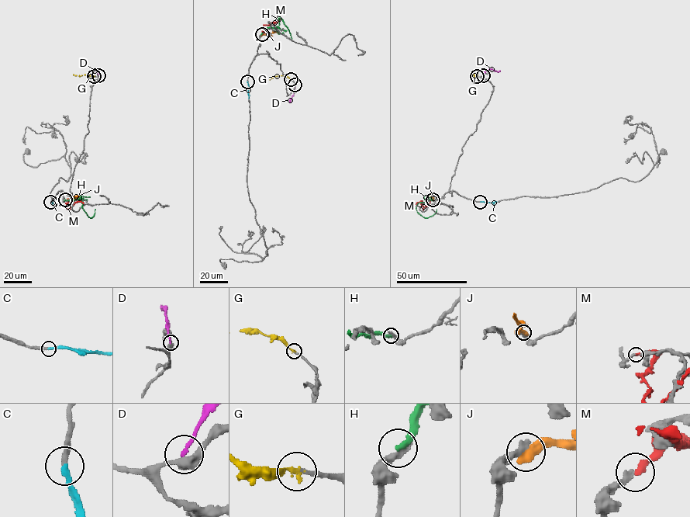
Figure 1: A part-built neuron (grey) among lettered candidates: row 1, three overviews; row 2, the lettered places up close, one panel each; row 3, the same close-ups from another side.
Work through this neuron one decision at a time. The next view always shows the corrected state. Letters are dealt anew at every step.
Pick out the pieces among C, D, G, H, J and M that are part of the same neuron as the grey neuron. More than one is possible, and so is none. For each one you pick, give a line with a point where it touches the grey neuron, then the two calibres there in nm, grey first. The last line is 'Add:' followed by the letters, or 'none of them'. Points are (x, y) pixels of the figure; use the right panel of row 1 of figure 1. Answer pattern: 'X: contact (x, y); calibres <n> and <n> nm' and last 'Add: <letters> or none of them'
C: contact (480, 202); calibres 300 and 280 nm
G: contact (477, 76); calibres 180 and 190 nm
Add: C, G

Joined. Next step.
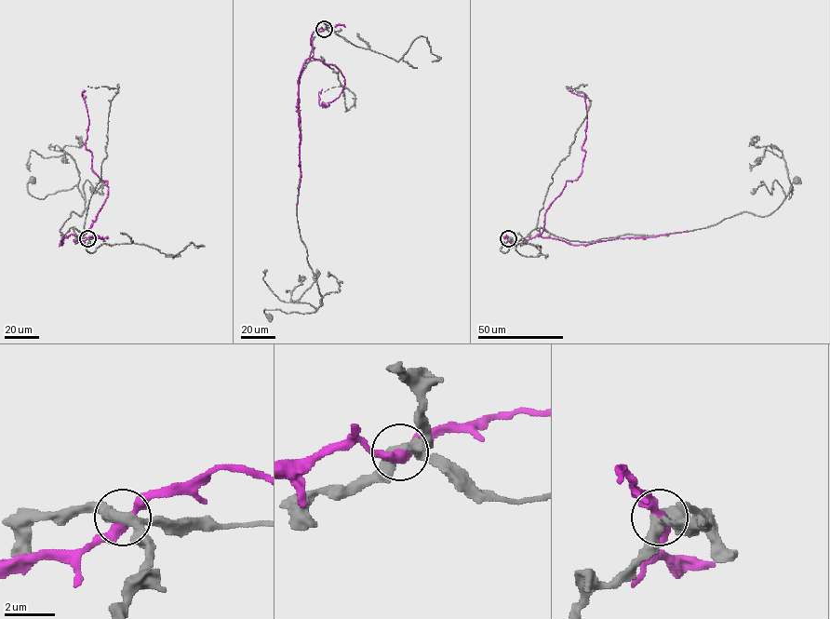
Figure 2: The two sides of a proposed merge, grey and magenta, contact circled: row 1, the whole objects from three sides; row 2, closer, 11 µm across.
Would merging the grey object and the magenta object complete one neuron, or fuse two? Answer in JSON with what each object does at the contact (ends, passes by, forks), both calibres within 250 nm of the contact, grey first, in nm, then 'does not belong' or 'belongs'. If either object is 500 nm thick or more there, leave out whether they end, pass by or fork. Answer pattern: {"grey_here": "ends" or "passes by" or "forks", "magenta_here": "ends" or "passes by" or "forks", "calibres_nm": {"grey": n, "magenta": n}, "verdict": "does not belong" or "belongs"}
{"grey_here": "forks", "magenta_here": "passes by", "calibres_nm": {"grey": 360, "magenta": 360}, "verdict": "does not belong"}

